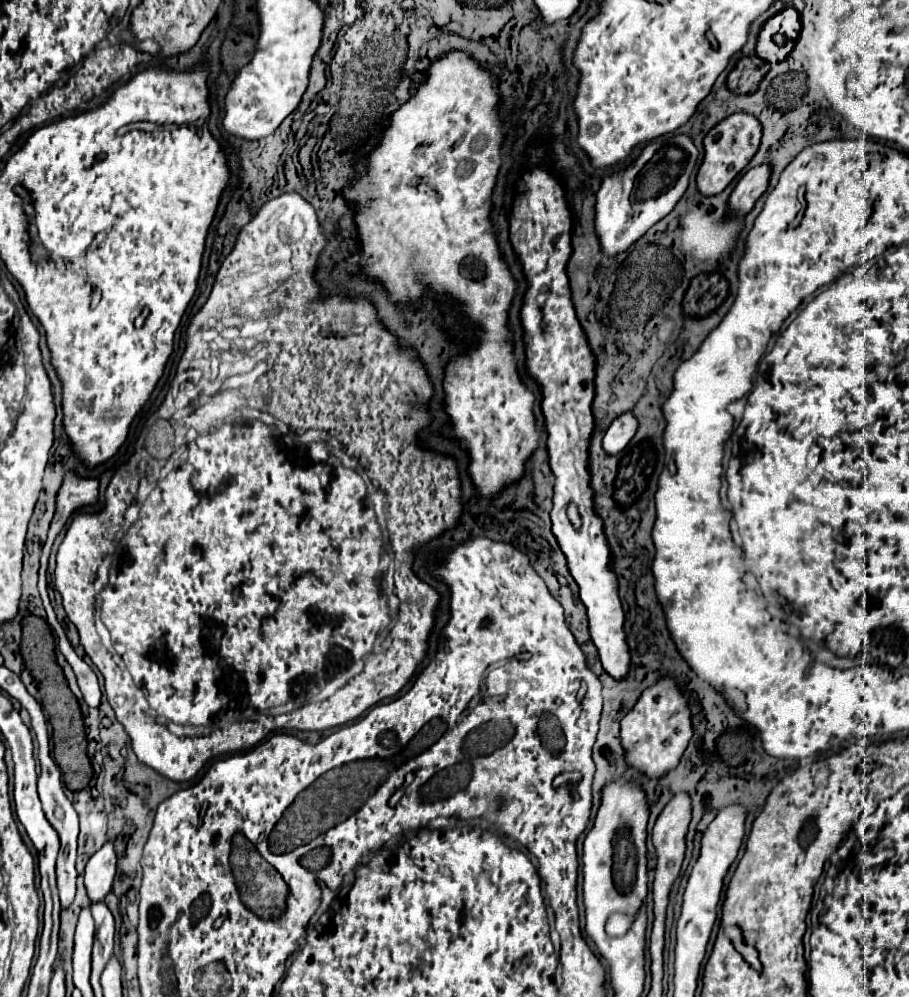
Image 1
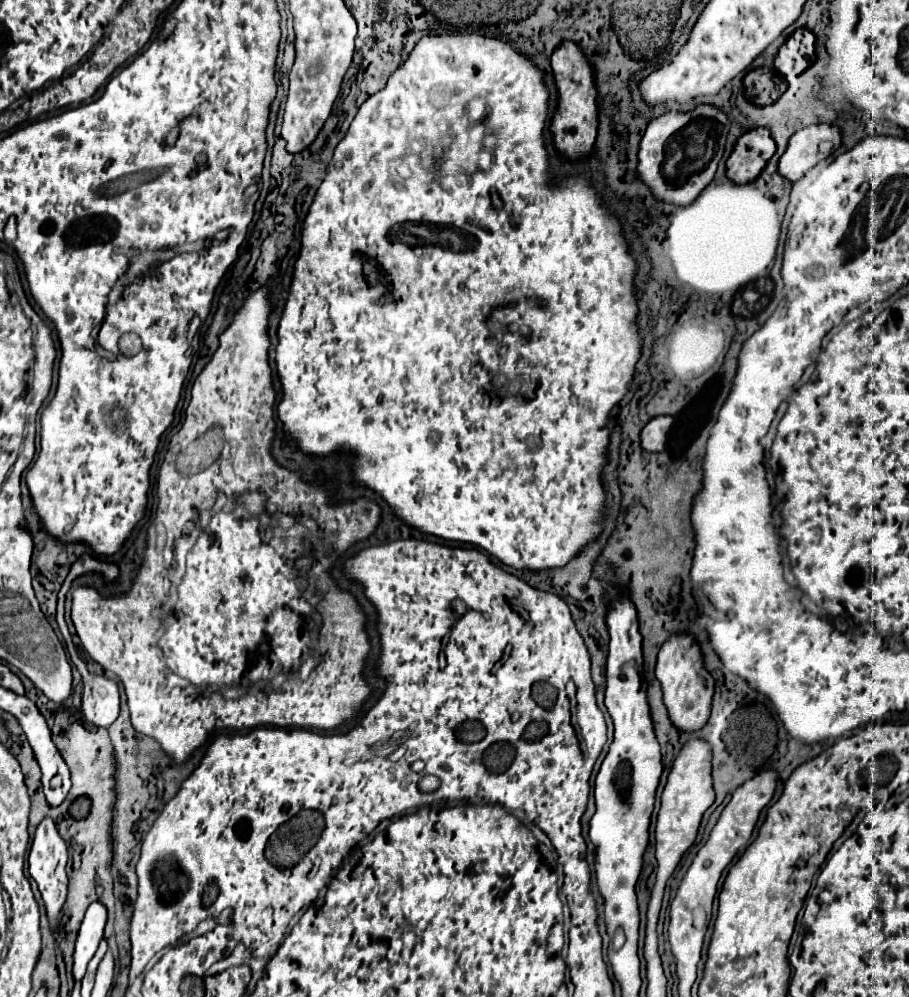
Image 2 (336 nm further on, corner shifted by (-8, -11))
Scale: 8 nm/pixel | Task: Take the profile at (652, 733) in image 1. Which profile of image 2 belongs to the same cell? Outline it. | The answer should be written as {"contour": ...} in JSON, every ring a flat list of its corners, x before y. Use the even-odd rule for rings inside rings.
{"contour":[[672,634,660,648,658,664,656,664,656,678,662,684,664,704,676,728,694,732,694,730,700,730,708,722,714,684,704,678,706,674,710,672,704,668,700,644,696,642,692,634]]}

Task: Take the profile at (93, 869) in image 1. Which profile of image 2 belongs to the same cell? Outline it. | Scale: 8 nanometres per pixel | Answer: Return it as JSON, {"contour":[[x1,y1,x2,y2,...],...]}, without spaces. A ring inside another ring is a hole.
{"contour":[[92,902,78,930,78,938,76,938,74,968,72,968,74,980,82,980,86,966,104,936,104,926,106,926,106,906,100,902]]}

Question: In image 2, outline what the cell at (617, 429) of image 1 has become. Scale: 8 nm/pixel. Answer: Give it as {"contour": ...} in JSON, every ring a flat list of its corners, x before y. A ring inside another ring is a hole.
{"contour":[[674,416,652,418,640,434,642,448,648,452,662,452,662,448,666,448,666,440,668,440,668,432,672,424,674,424]]}

